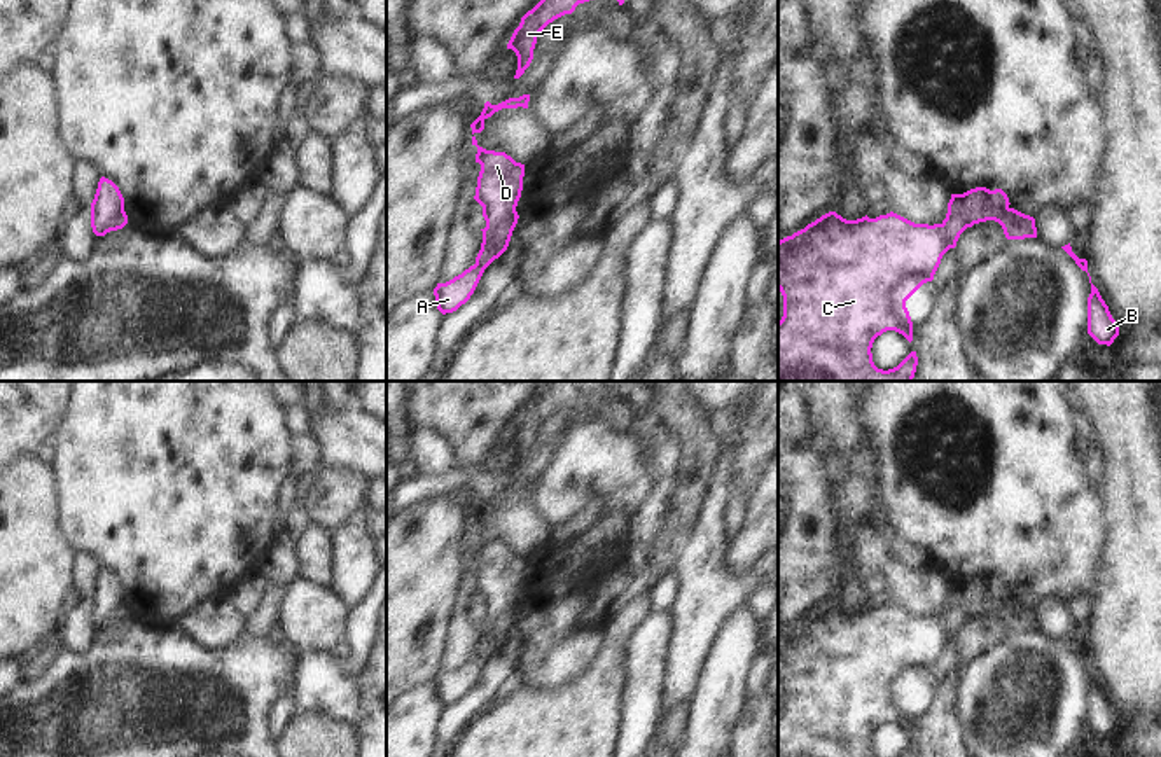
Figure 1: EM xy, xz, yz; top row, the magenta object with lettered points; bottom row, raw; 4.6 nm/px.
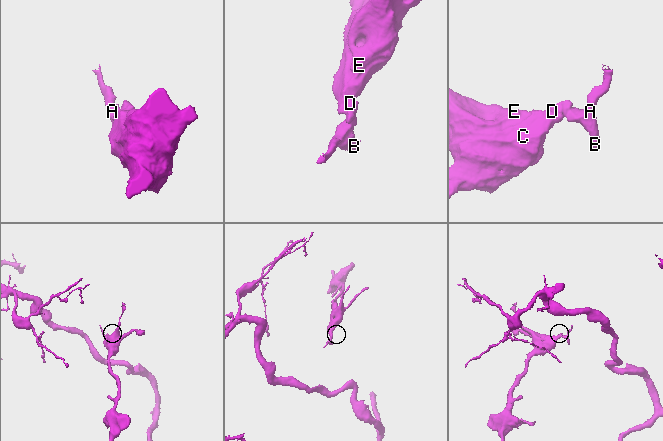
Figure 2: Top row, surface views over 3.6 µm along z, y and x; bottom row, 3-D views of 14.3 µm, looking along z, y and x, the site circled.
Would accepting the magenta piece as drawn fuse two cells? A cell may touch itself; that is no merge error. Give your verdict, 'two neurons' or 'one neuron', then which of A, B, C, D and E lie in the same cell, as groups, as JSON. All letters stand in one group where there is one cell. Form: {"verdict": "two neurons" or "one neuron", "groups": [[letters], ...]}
{"verdict": "two neurons", "groups": [["A", "B"], ["C", "D", "E"]]}

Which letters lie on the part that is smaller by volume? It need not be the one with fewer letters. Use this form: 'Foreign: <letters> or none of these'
Foreign: A, B

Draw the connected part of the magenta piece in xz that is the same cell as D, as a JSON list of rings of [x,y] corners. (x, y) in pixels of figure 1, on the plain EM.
[[[472,528],[472,537],[477,538],[476,554],[481,556],[474,591],[483,598],[486,621],[491,621],[498,617],[511,603],[516,603],[523,582],[525,556],[516,554],[505,544],[479,538],[476,528]]]

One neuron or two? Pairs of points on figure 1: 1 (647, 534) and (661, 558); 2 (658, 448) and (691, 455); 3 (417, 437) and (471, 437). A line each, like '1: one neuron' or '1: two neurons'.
1: one neuron
2: two neurons
3: two neurons

